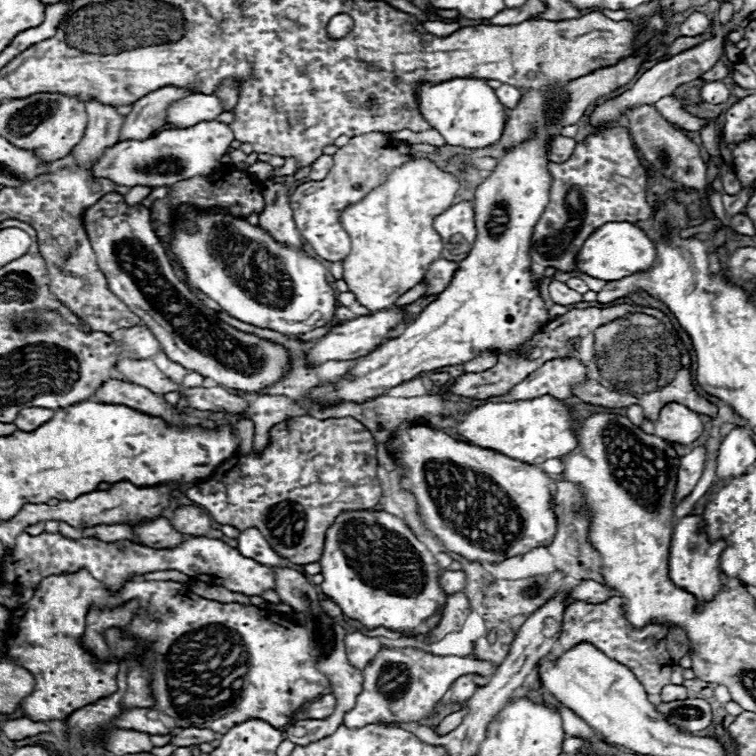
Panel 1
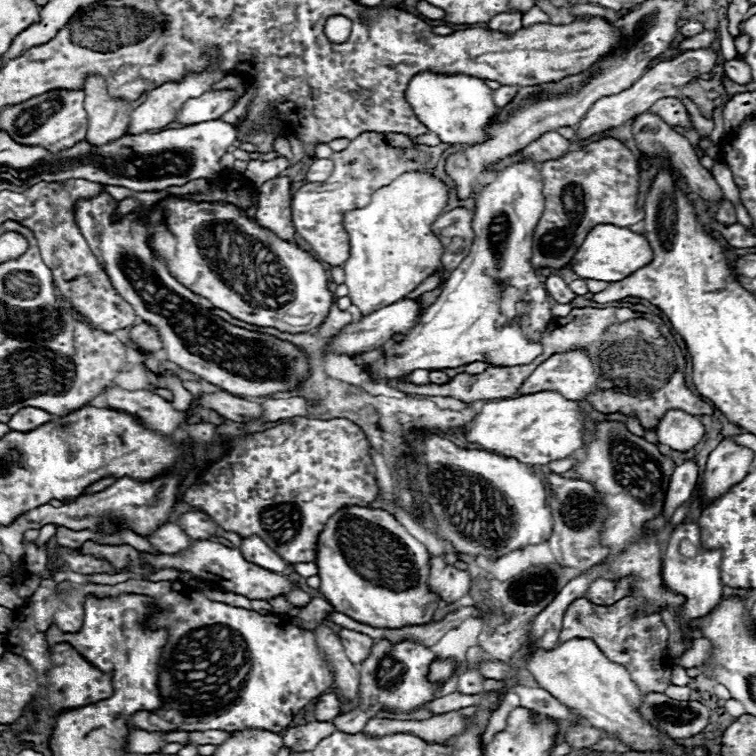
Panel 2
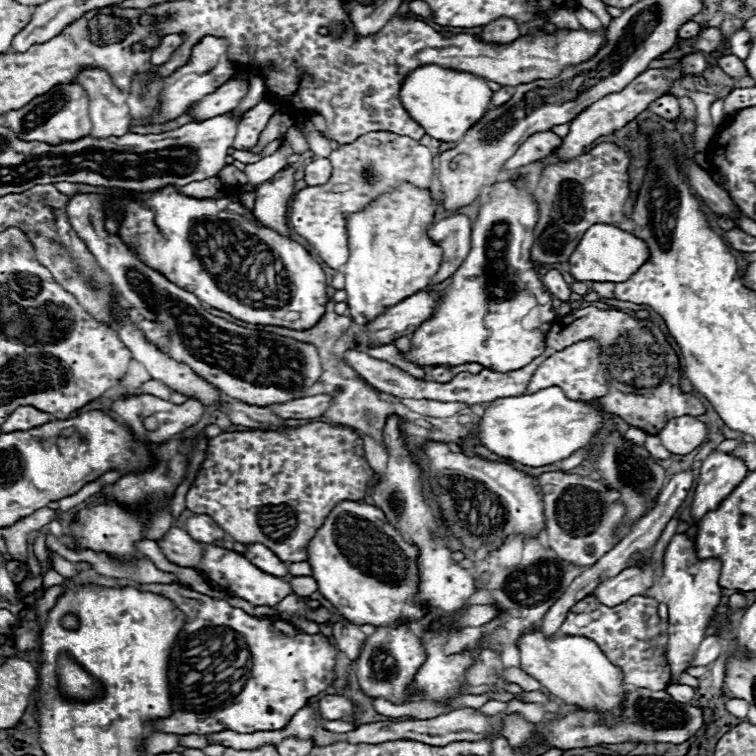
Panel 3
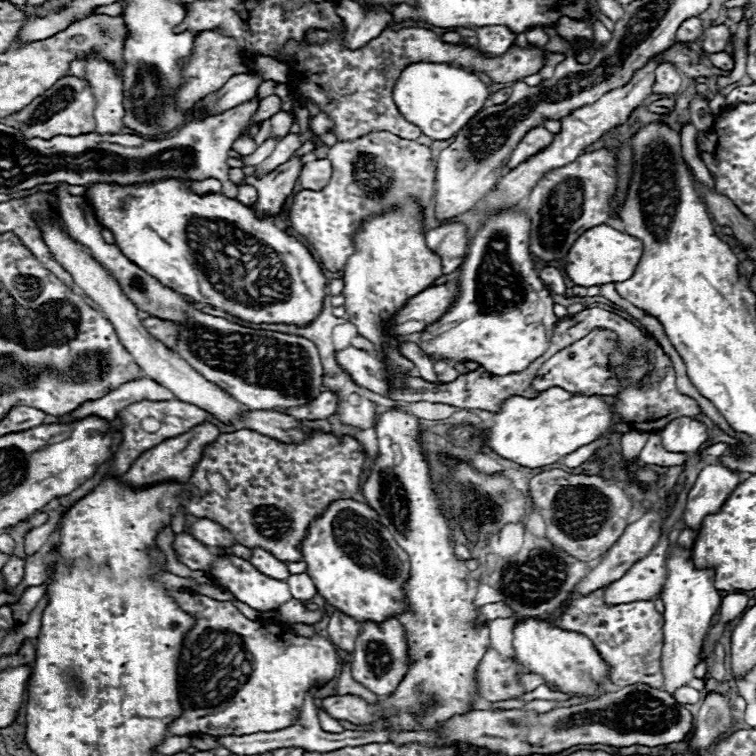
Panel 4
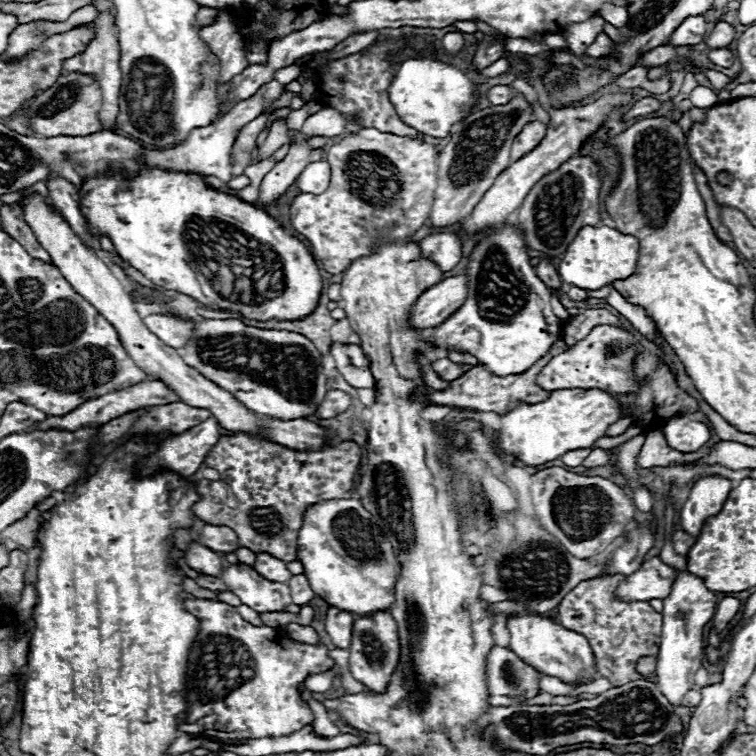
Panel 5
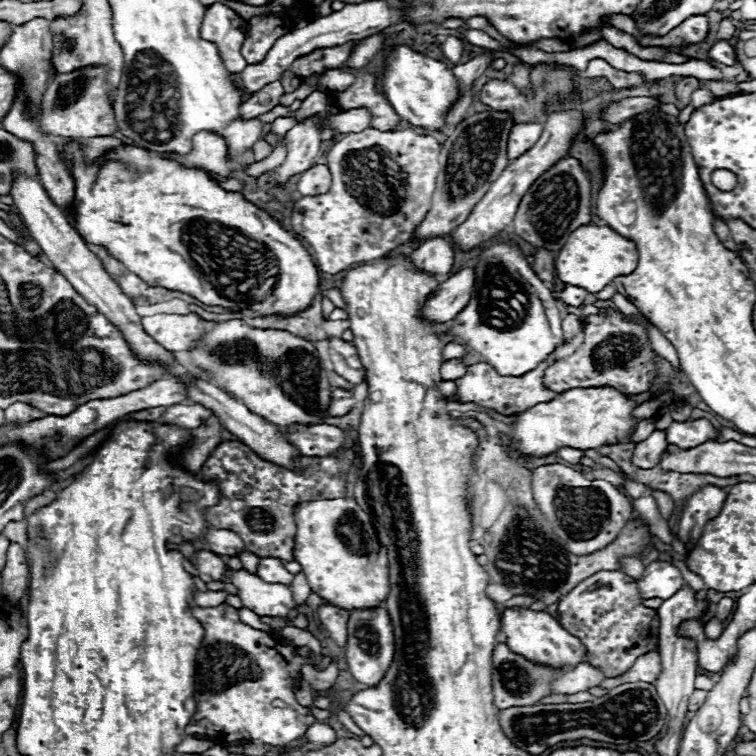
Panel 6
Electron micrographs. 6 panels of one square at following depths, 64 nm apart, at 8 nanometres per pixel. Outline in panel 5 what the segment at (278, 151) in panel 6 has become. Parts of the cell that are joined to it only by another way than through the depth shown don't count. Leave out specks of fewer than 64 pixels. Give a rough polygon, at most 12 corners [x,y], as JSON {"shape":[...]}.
{"shape":[[272,156],[248,166],[244,174],[250,178],[246,190],[258,194],[264,174],[268,174],[276,160]]}

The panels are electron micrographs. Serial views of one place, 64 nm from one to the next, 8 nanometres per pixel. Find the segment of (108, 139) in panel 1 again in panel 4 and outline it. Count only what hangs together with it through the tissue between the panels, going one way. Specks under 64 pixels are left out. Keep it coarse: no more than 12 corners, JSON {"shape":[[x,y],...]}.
{"shape":[[100,56],[70,62],[96,96],[98,134],[122,134],[122,78]]}

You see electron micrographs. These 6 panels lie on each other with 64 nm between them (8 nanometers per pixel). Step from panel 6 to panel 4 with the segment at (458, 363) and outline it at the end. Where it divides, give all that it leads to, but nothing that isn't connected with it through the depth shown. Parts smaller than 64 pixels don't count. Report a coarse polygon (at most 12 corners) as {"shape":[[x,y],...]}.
{"shape":[[448,360],[434,362],[440,382],[452,382],[460,372]]}

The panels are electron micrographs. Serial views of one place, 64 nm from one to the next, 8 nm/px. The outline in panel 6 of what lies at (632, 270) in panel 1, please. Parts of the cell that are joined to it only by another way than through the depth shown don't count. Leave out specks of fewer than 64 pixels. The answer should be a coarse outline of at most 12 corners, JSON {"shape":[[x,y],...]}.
{"shape":[[580,226],[554,260],[564,284],[600,292],[636,268],[608,226]]}

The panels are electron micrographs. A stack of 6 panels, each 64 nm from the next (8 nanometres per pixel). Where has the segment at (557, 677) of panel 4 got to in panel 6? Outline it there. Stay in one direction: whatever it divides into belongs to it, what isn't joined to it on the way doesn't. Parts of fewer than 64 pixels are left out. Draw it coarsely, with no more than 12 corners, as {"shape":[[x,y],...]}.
{"shape":[[504,608],[512,652],[550,666],[580,664],[584,646],[556,618]]}

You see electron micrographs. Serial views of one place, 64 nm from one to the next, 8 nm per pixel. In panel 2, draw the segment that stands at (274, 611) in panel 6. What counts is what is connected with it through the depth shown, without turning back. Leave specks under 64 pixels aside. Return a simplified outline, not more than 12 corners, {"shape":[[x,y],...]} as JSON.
{"shape":[[196,540],[178,556],[142,554],[156,570],[180,568],[248,600],[290,592],[282,574],[240,550]]}

